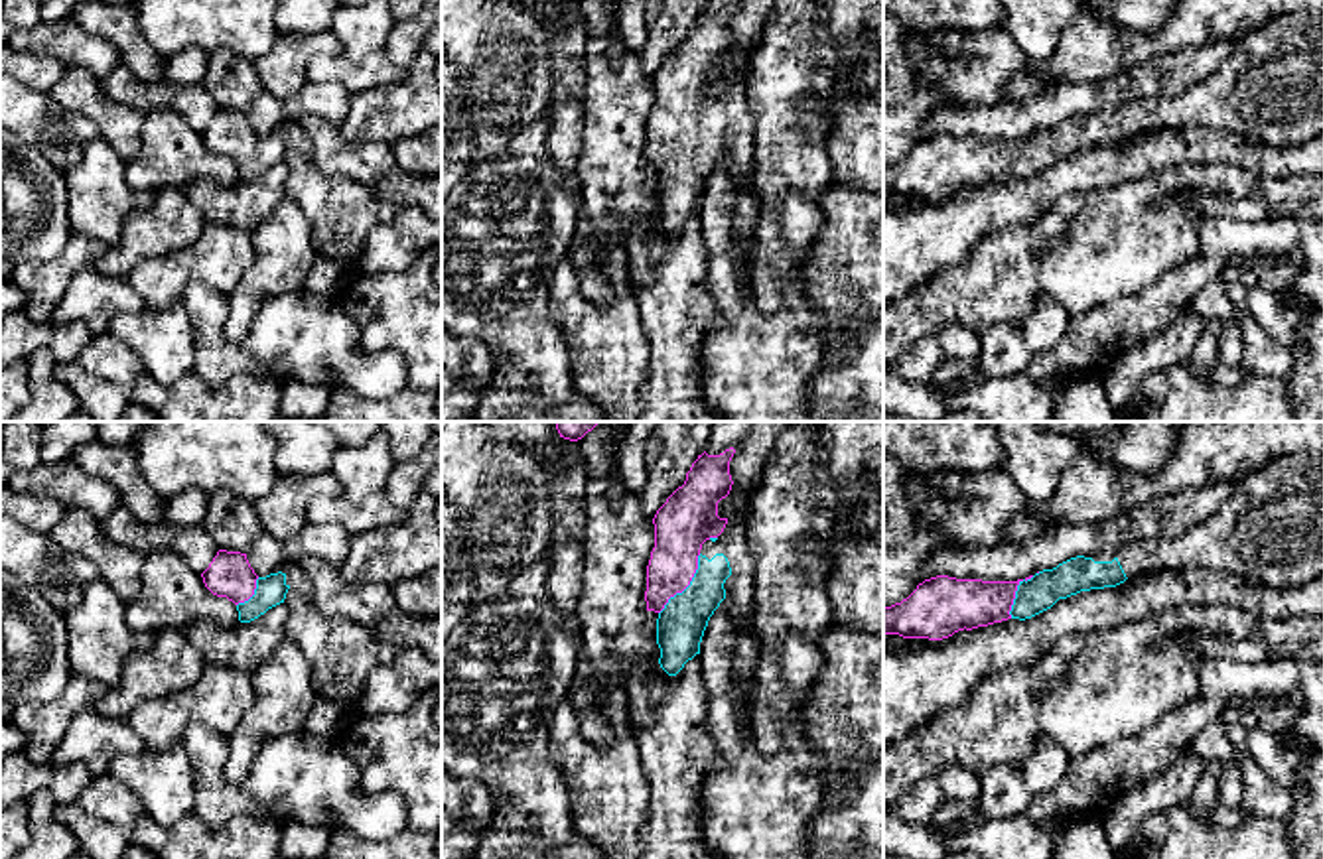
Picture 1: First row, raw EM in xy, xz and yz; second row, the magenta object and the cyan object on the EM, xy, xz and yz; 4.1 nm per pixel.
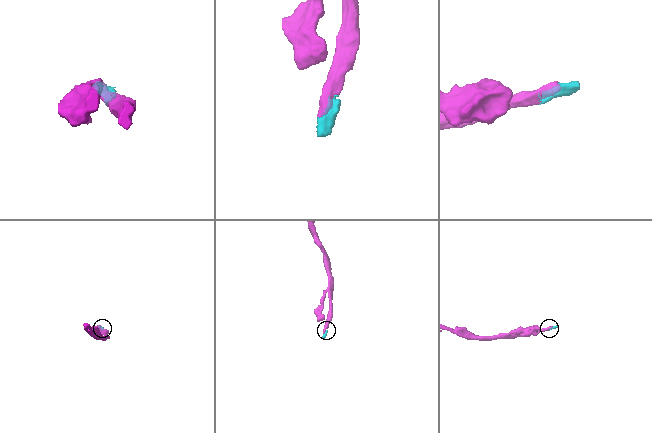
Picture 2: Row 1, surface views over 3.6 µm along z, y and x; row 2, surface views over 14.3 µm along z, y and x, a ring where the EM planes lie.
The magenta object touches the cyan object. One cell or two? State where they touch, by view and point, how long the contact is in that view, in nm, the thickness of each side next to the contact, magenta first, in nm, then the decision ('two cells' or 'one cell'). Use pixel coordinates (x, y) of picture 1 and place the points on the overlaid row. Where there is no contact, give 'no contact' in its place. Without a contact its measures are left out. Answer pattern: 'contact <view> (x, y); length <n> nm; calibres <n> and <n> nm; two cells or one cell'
contact xz (687, 586); length 300 nm; calibres 220 and 200 nm; one cell

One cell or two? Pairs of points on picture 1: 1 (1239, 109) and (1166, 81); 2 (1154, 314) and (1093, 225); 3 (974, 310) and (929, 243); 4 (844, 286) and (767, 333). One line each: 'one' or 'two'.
1: two
2: two
3: two
4: two

